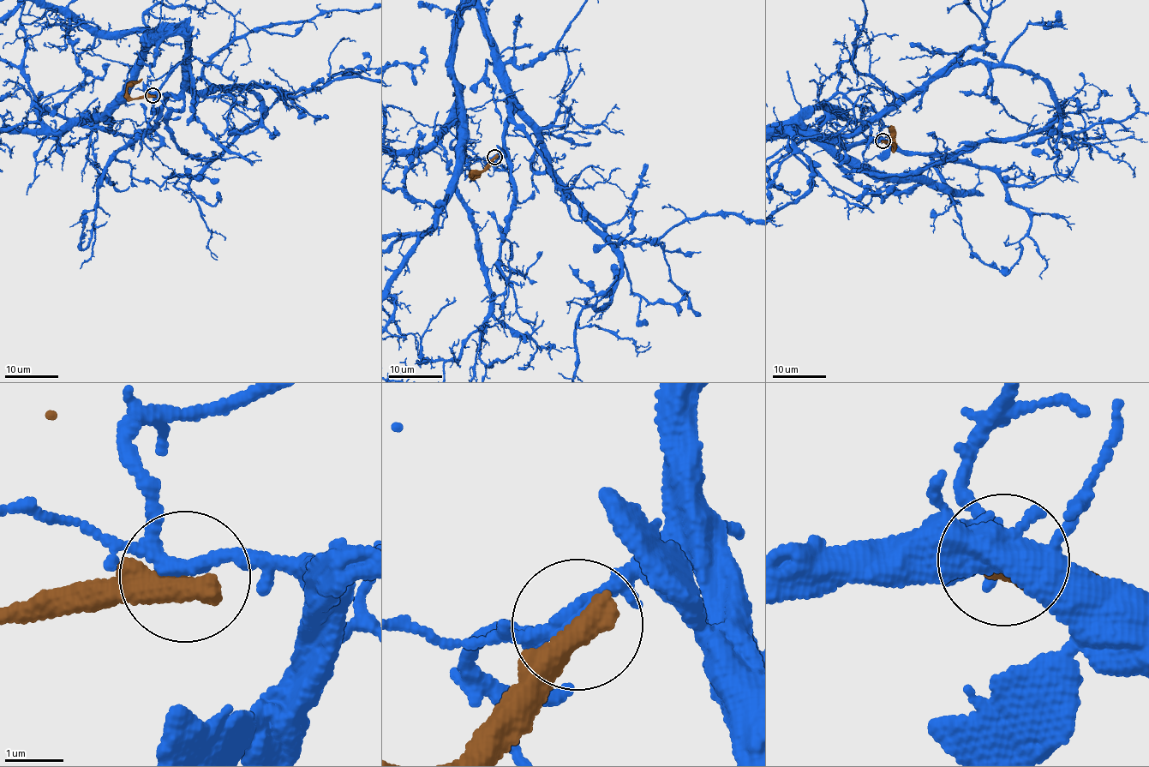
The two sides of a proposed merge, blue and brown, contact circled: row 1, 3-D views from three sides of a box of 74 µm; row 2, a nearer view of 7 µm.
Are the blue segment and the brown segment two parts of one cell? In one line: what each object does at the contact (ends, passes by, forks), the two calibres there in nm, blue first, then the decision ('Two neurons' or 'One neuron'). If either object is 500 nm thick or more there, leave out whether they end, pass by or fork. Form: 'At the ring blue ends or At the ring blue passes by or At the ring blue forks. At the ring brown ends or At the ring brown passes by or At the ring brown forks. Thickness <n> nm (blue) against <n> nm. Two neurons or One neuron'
Thickness 200 nm (blue) against 550 nm. Two neurons

